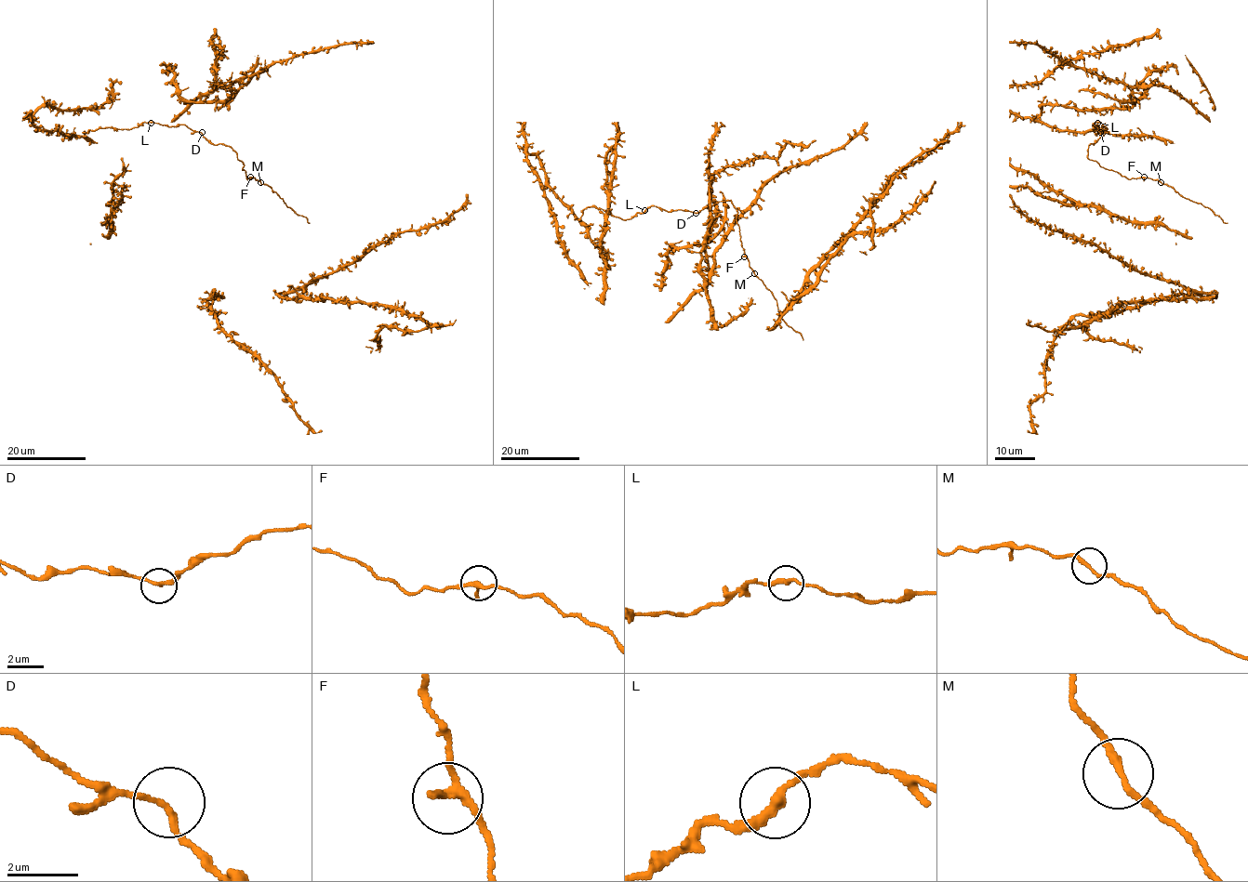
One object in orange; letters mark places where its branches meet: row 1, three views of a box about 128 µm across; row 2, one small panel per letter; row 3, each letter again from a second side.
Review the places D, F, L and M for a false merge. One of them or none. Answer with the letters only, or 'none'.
none

